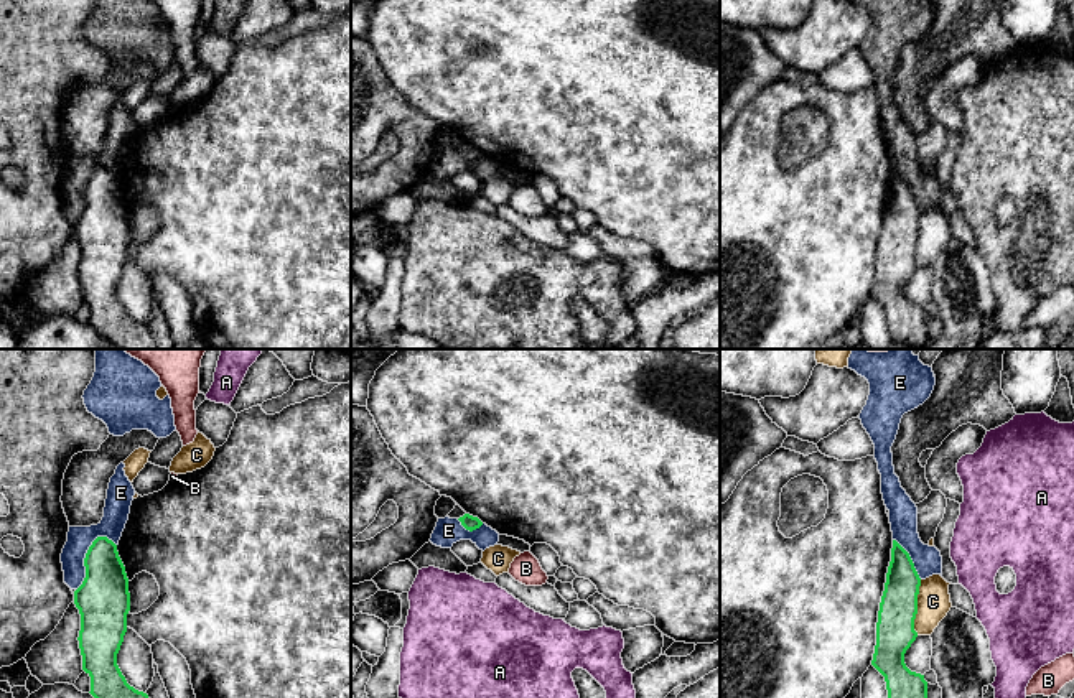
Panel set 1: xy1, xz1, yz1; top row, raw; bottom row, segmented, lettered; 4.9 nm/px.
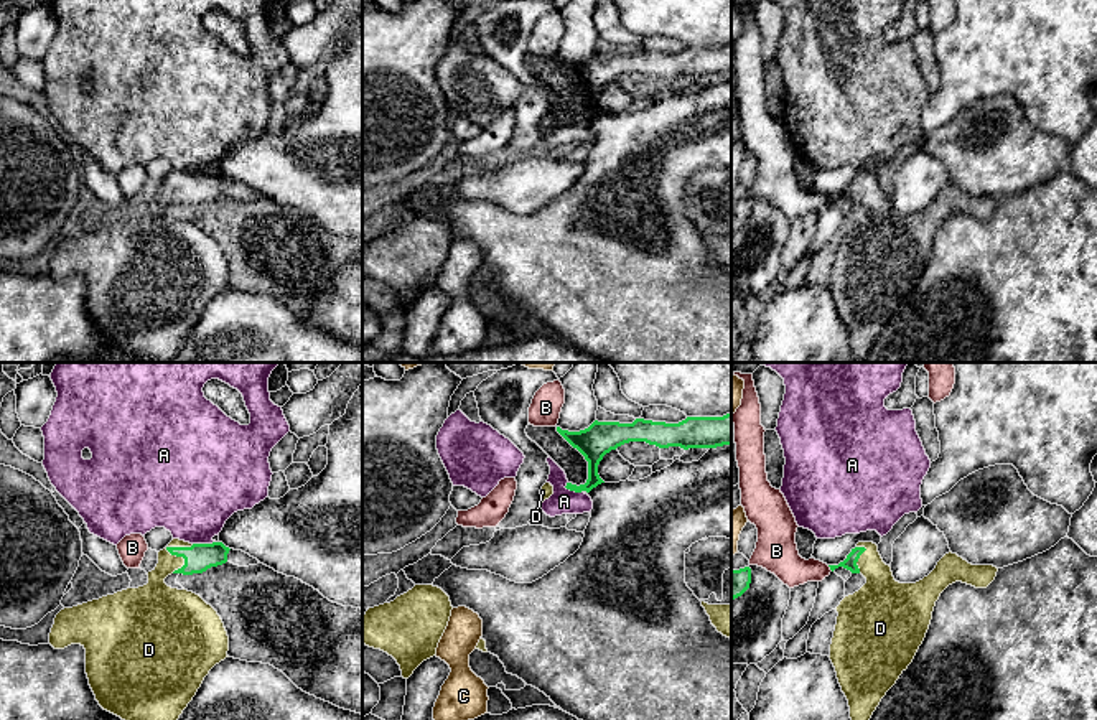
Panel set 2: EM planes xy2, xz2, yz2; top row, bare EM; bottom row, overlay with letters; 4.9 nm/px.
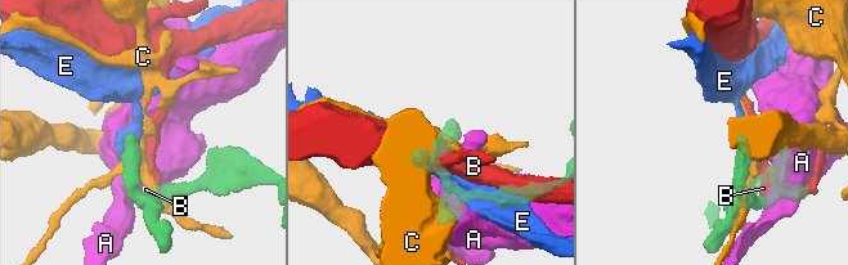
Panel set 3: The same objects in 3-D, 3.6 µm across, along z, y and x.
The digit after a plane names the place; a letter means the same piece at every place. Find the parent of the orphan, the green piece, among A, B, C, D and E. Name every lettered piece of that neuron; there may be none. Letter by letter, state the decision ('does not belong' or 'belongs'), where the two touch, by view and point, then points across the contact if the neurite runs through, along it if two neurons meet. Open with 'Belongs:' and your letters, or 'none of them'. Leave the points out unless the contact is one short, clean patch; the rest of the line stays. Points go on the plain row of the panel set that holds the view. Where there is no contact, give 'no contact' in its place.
Belongs: D
A: does not belong | xy2 (203, 175) | along xy2 (214, 172), (193, 175)
B: does not belong | yz2 (830, 200) | along yz2 (827, 196), (832, 201)
C: does not belong | yz1 (916, 239) | along yz1 (921, 211), (915, 251), (916, 265)
D: belongs | xy2 (170, 183) | across xy2 (198, 188), (177, 188), (170, 183), (157, 208), (157, 233)
E: does not belong | xy1 (84, 191) | along xy1 (106, 167), (99, 167), (89, 178), (84, 211), (76, 221)

